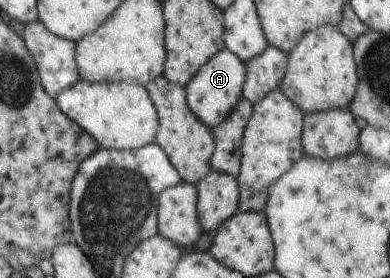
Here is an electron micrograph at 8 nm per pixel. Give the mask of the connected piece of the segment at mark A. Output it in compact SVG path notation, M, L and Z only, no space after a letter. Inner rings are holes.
M228 48L215 53L185 87L187 104L192 113L209 128L223 122L243 97L246 72L242 60Z

